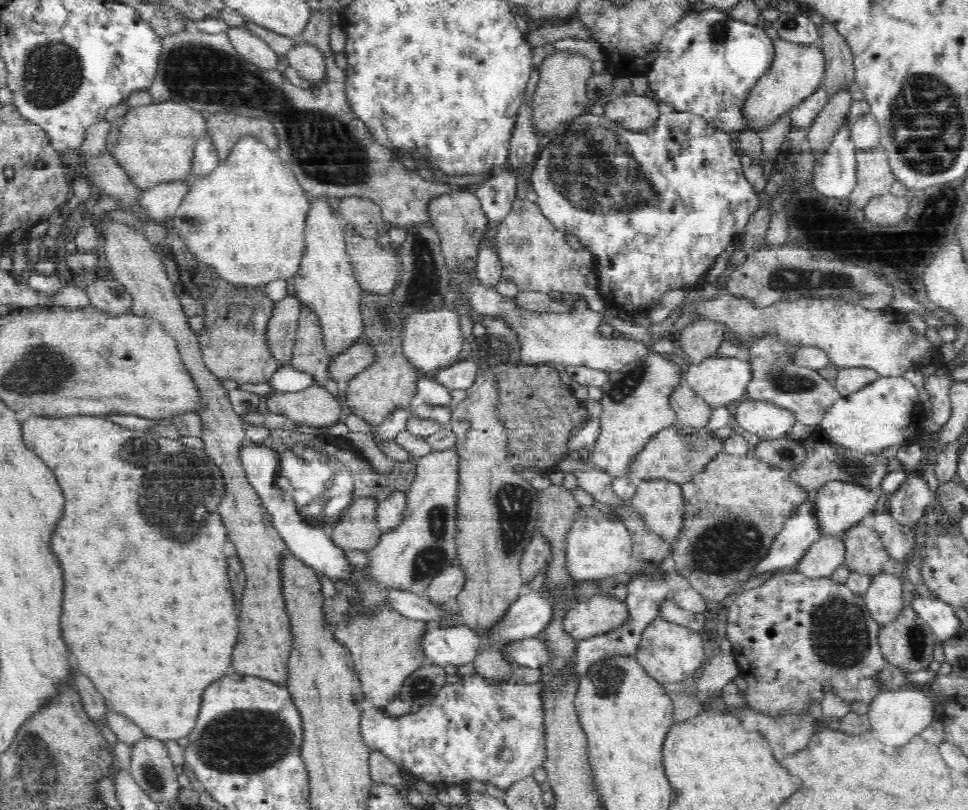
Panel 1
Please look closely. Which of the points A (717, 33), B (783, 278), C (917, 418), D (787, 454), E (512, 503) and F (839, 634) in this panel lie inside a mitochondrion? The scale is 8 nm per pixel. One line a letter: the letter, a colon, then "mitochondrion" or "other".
A: mitochondrion
B: mitochondrion
C: other
D: mitochondrion
E: mitochondrion
F: mitochondrion

